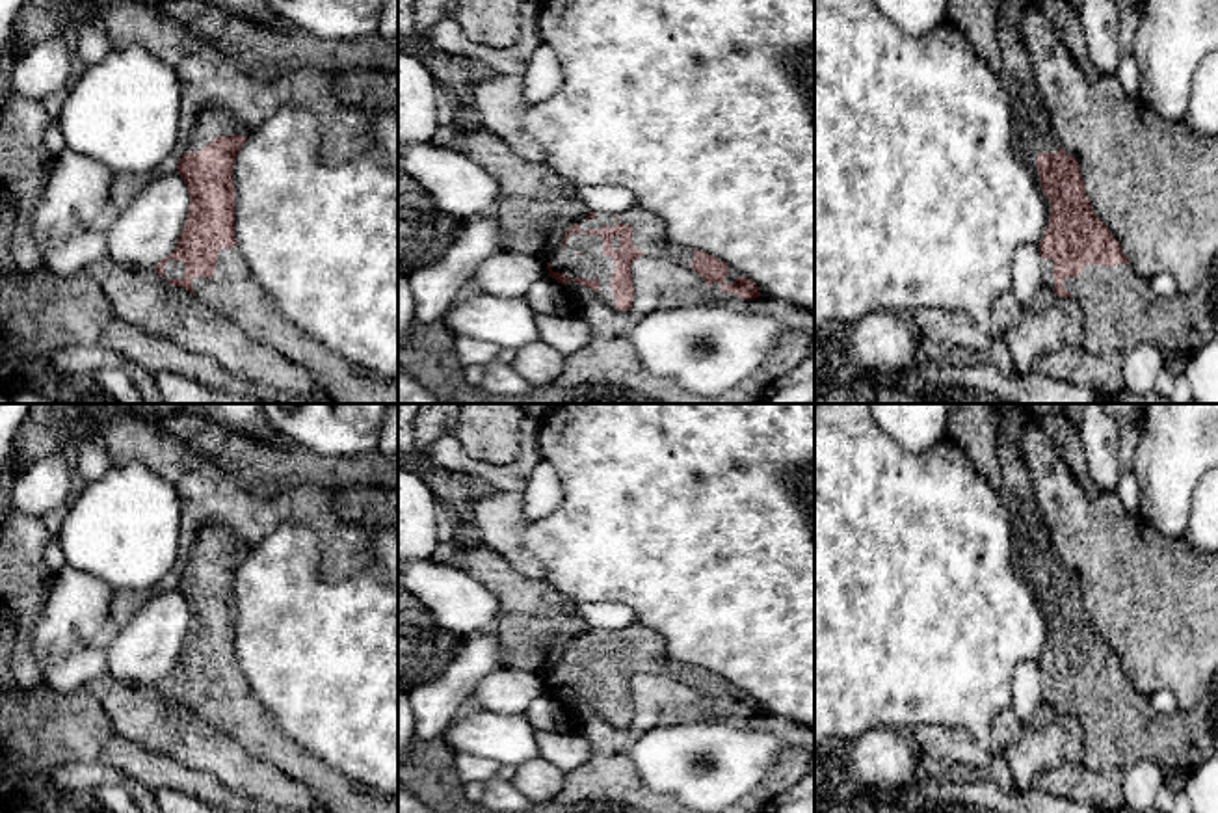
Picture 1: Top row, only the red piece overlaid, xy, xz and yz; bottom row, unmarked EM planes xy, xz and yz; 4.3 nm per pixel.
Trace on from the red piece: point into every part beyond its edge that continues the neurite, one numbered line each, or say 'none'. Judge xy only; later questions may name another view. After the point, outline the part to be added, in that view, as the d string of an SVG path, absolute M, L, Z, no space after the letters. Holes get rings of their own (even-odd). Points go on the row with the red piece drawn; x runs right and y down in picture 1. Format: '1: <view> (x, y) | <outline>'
1: xy (211, 123) | M206 108L199 117L192 130L192 136L186 143L184 153L199 153L205 145L210 143L212 138L218 136L247 136L247 128L238 123L238 119L231 113L225 113L218 108Z
2: xy (233, 293) | M238 246L221 247L214 275L197 275L192 290L249 339L305 367L335 404L398 404L398 380L381 378L333 353L286 320L253 277Z

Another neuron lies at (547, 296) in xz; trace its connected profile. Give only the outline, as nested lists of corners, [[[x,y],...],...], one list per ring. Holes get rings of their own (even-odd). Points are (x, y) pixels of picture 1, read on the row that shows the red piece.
[[[552,277],[536,281],[523,298],[536,314],[565,316],[569,311],[565,287]]]

